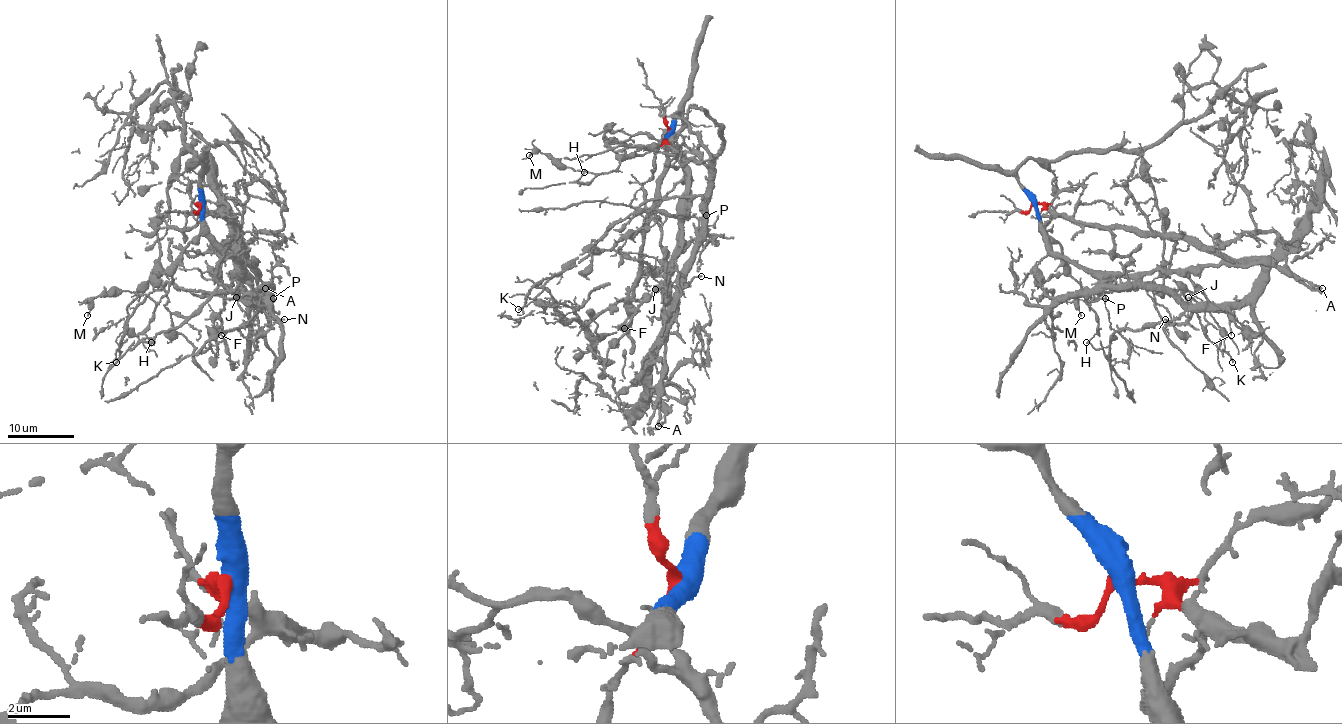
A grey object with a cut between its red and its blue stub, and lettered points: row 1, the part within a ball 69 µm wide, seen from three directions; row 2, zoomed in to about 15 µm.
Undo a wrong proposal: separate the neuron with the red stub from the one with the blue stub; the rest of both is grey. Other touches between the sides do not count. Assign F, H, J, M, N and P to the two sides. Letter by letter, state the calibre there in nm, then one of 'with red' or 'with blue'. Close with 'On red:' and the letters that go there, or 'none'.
F: 100 nm thick; with blue
H: 110 nm thick; with blue
J: 130 nm thick; with red
M: 120 nm thick; with blue
N: 150 nm thick; with red
P: 90 nm thick; with red
On red: J, N, P

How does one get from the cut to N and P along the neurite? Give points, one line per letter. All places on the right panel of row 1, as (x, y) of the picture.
N: (1033, 204), (1083, 225), (1183, 237), (1261, 266), (1261, 281), (1242, 299), (1195, 304), (1171, 321), (1164, 319)
P: (1033, 204), (1261, 266), (1234, 302), (1184, 304), (1145, 287), (1087, 299), (1105, 297)

